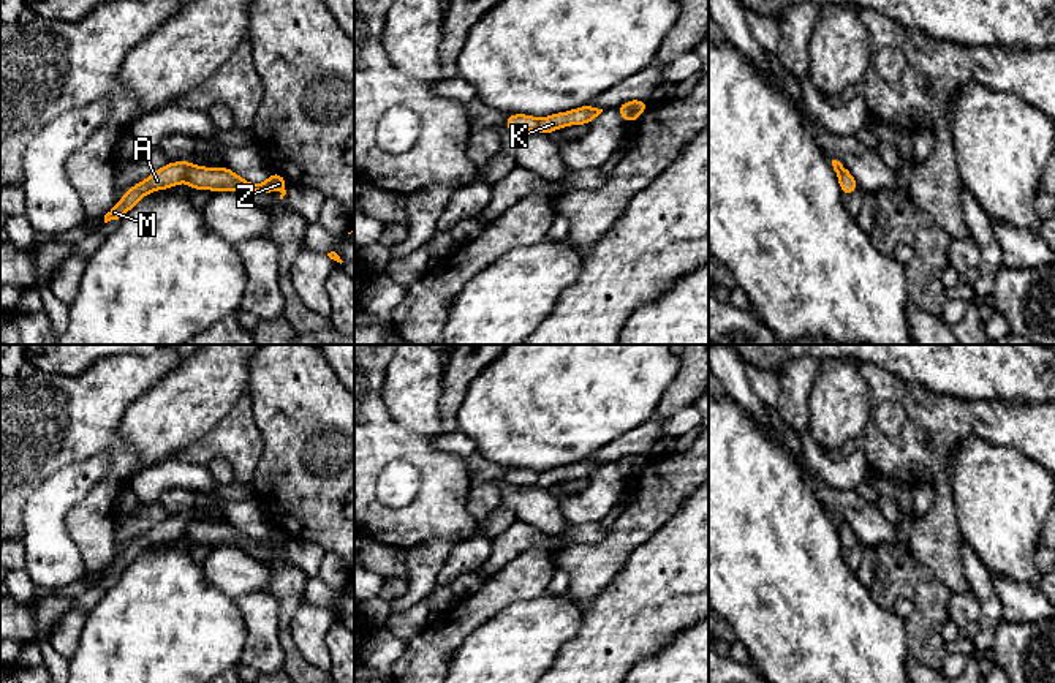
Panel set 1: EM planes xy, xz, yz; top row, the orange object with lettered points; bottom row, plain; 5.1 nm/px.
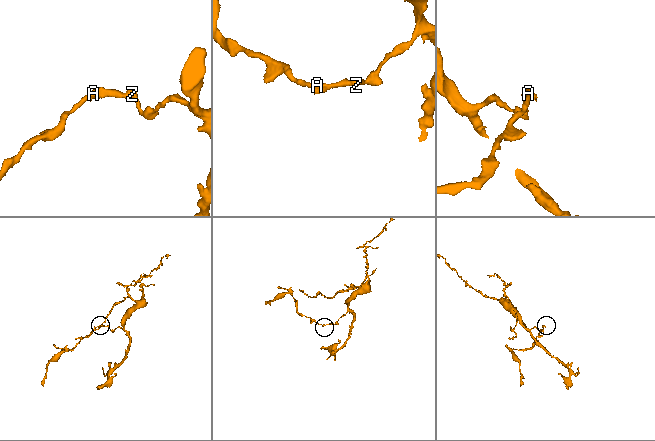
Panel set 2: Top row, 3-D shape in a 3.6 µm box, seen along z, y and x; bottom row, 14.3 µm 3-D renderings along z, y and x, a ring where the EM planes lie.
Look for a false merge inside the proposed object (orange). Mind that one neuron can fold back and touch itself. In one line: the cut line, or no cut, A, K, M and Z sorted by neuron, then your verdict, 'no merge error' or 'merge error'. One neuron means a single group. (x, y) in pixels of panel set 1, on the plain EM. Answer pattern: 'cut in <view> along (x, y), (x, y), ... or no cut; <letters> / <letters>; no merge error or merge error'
cut in xy along (192, 519), (182, 533); A M / K Z; merge error

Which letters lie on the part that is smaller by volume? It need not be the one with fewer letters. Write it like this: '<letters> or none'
A, M

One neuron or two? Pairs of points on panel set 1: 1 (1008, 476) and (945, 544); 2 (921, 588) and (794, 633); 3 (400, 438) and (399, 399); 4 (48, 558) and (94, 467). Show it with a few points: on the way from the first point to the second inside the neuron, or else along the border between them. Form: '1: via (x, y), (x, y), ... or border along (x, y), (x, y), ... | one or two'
1: border along (951, 490), (956, 520), (965, 541) | two
2: border along (867, 588), (881, 607), (891, 611) | two
3: border along (381, 394), (386, 410), (399, 424), (427, 438) | two
4: via (48, 535), (48, 508), (70, 486) | one

